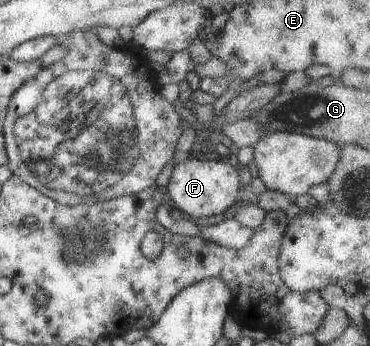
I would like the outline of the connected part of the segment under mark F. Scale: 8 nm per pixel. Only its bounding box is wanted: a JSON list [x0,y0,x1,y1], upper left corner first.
[165,158,240,220]

